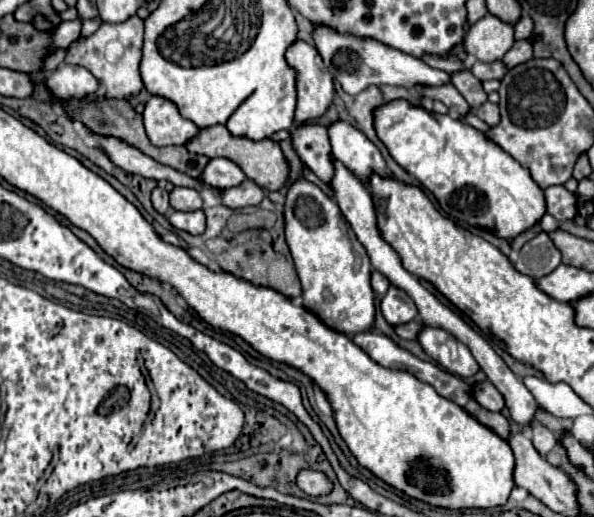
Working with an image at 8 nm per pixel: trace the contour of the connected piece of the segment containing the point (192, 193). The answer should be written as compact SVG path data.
M175 187L169 193L169 197L171 197L171 207L177 211L195 211L195 209L201 209L203 205L199 191L187 189L187 187Z

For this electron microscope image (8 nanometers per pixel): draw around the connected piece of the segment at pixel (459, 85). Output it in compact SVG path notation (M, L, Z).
M461 71L451 75L455 89L467 99L467 103L477 109L479 105L483 105L487 101L487 93L481 87L481 81L477 77L473 77L471 71Z

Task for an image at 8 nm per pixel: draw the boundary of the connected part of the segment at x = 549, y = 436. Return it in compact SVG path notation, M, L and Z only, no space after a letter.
M533 423L533 445L541 455L547 455L557 445L557 439L545 425Z

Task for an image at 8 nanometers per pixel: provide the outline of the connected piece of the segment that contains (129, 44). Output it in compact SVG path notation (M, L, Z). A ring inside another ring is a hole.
M135 15L127 19L125 23L101 23L99 29L87 37L85 41L75 41L67 49L65 63L75 63L85 69L89 69L99 83L107 89L105 97L131 97L137 95L143 89L143 81L139 75L139 63L141 63L141 43L143 43L143 21Z

